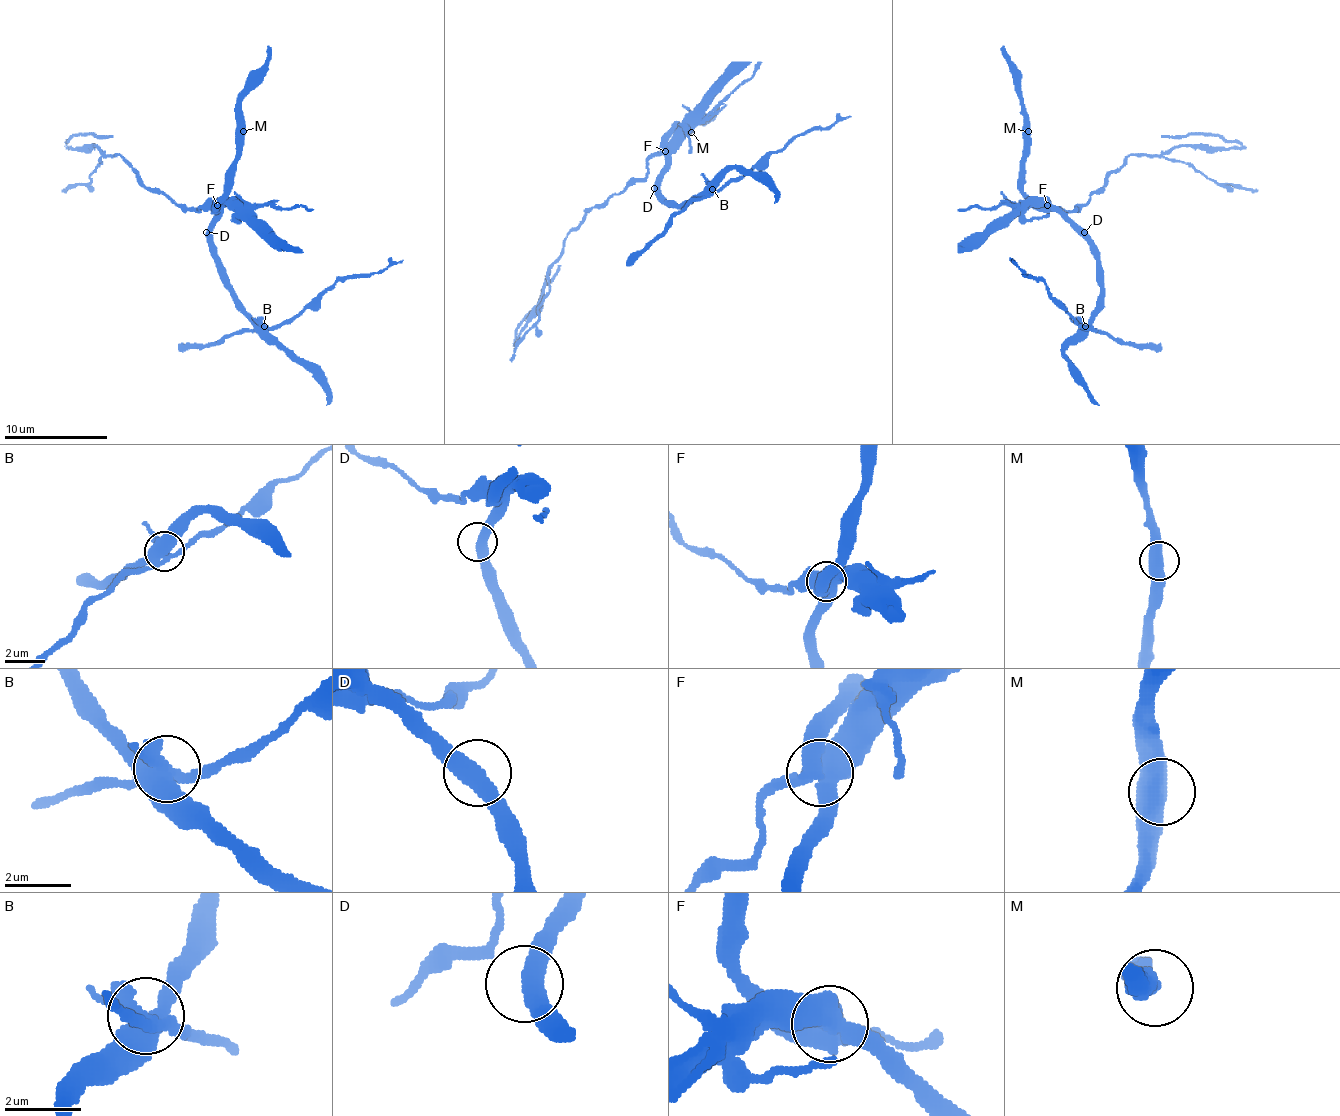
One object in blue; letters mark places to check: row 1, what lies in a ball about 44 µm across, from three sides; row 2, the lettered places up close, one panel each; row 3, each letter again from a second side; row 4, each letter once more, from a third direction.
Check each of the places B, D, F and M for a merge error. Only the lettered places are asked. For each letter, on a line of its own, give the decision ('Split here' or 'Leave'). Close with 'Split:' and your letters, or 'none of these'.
B: Split here
D: Leave
F: Split here
M: Leave
Split: B, F

